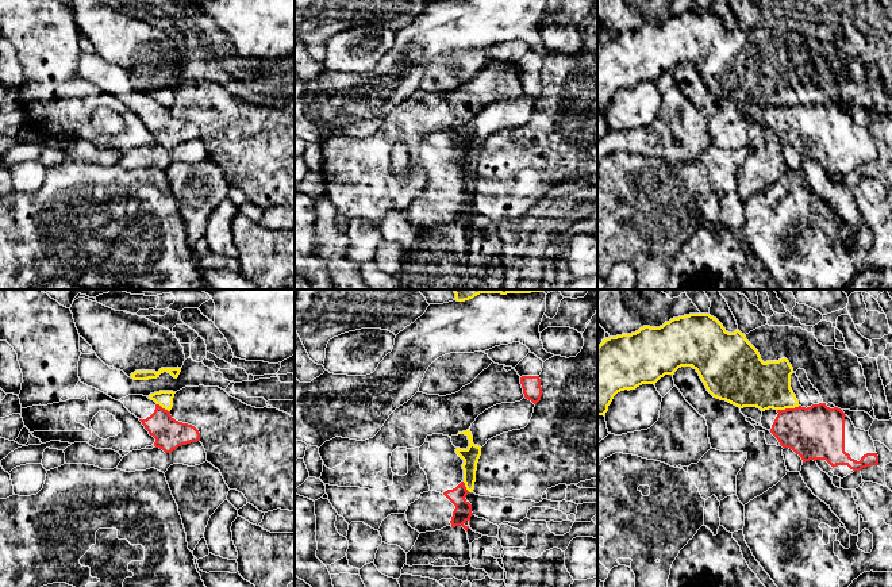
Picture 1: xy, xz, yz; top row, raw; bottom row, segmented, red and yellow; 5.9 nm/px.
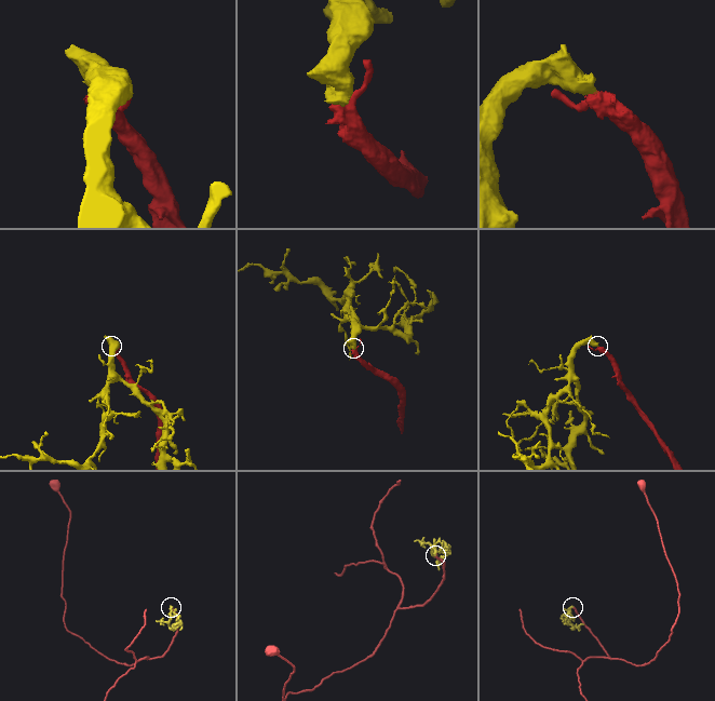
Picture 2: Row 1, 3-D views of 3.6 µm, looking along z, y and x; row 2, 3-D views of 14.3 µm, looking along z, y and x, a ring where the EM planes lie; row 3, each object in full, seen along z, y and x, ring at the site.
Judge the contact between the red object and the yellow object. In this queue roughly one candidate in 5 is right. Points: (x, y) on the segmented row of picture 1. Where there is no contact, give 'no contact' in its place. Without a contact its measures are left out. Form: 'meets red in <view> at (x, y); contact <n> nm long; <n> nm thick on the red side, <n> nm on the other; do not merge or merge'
meets red in yz at (788, 409); contact 140 nm long; 320 nm thick on the red side, 280 nm on the other; do not merge

